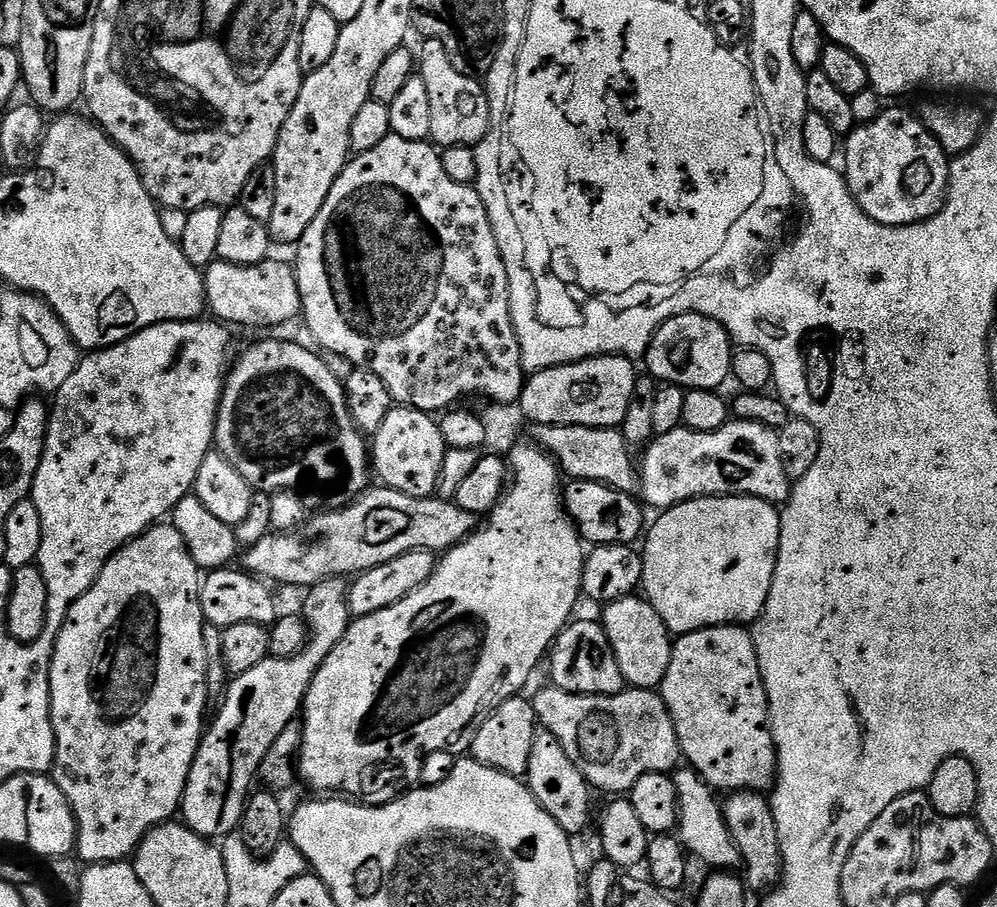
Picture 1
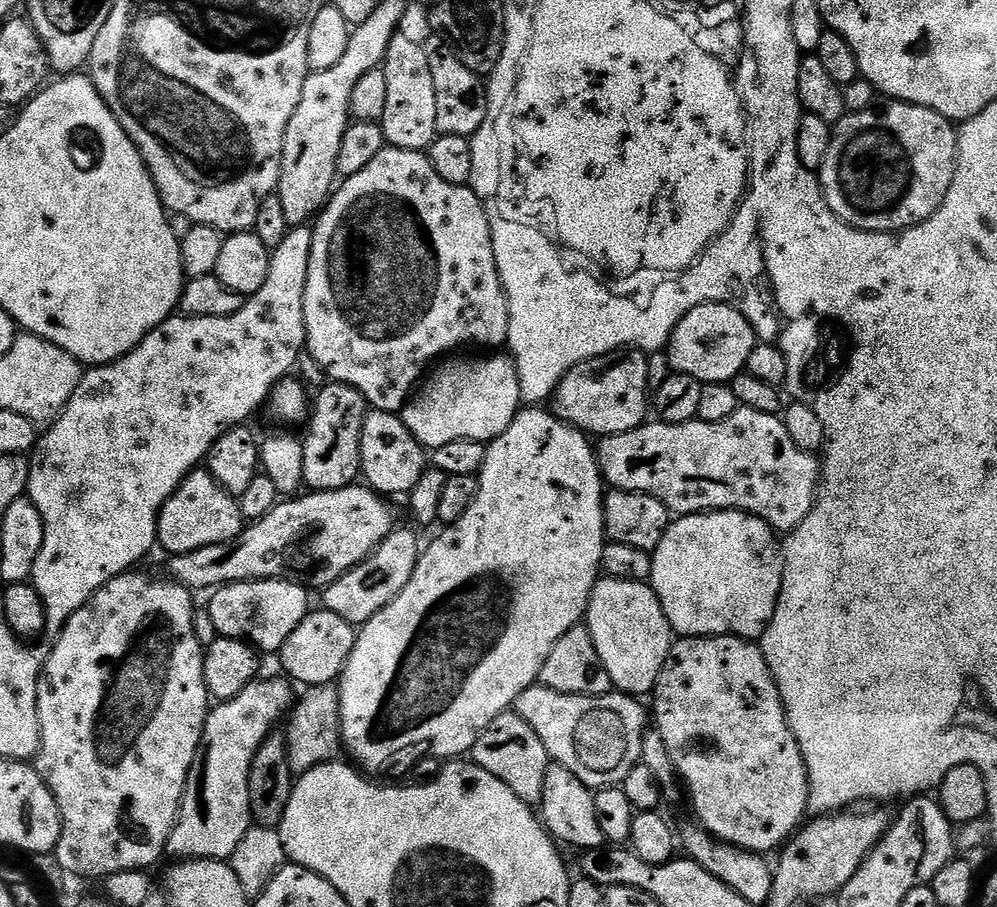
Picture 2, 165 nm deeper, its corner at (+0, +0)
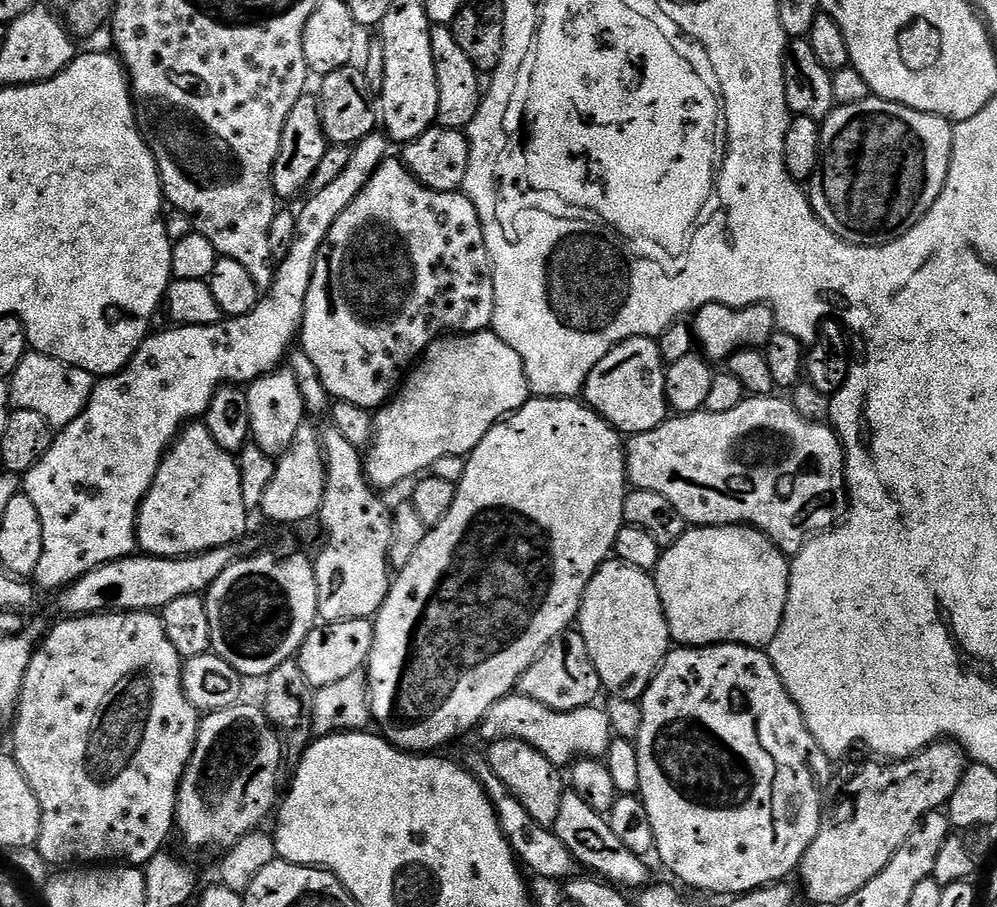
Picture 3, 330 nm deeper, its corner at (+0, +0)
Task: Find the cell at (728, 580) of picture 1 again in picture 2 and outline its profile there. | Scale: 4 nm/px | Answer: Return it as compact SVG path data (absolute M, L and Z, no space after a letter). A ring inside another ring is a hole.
M696 512L693 516L673 519L662 542L652 553L652 589L662 602L662 610L677 637L737 636L759 641L768 629L770 618L778 606L784 581L782 544L777 533L765 520L749 512Z

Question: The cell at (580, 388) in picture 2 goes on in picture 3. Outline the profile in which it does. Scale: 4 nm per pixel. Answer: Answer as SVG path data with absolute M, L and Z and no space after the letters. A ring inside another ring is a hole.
M635 336L623 340L590 374L584 383L583 403L594 409L617 432L629 437L654 430L669 419L666 398L666 365L659 354L657 341L651 336Z

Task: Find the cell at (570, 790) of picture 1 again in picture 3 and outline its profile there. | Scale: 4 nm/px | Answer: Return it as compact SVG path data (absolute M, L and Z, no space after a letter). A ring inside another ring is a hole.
M568 790L561 797L554 831L558 838L562 838L562 842L566 842L566 850L574 854L576 863L581 869L624 890L629 890L628 888L640 890L649 883L645 861L630 850L626 850L626 846L622 846L622 841L614 835L614 830L610 830L607 819L590 806L586 806L586 802L582 802L582 798L578 798L576 792Z

